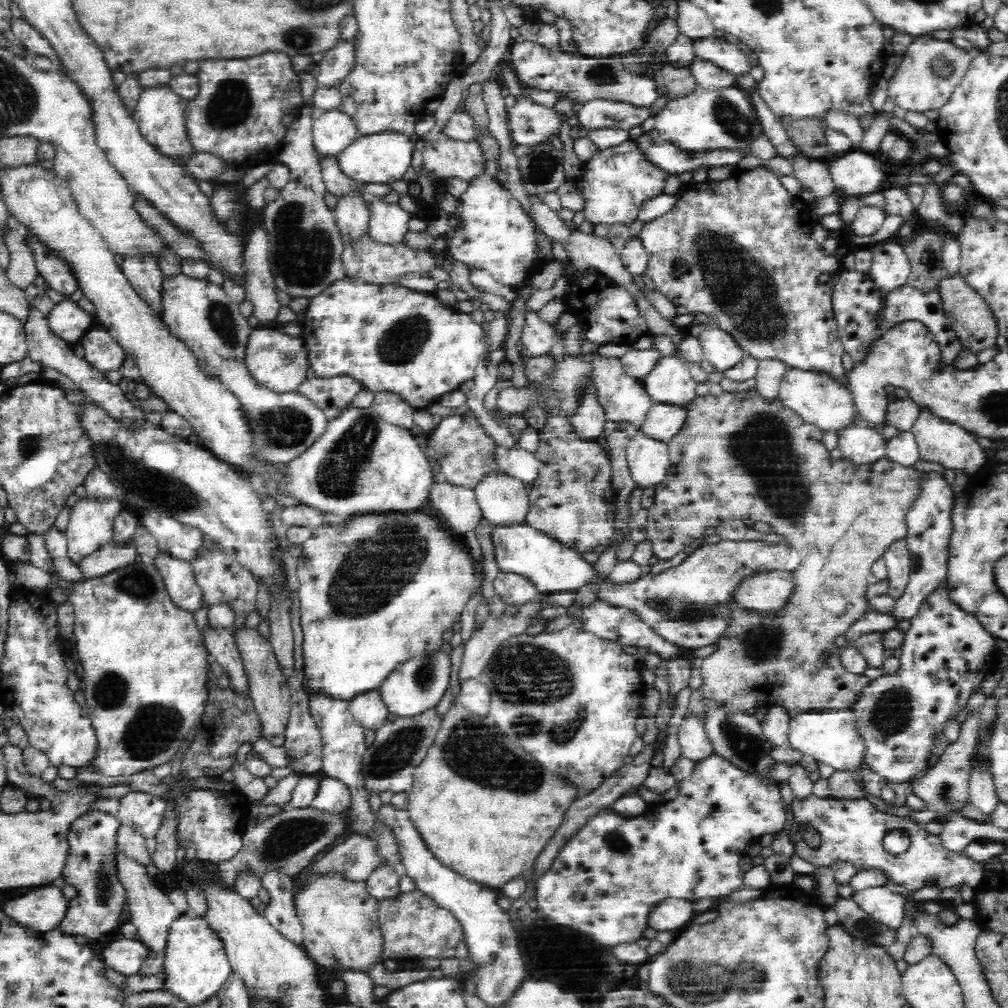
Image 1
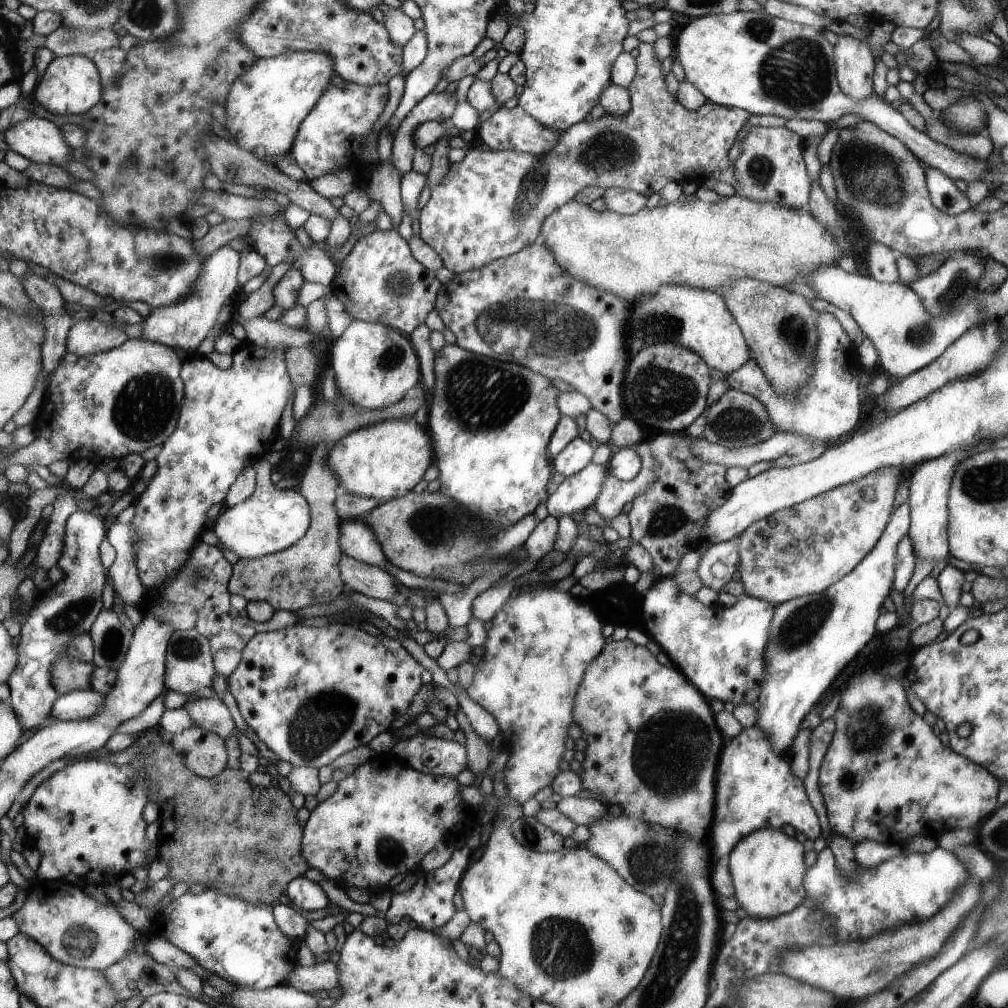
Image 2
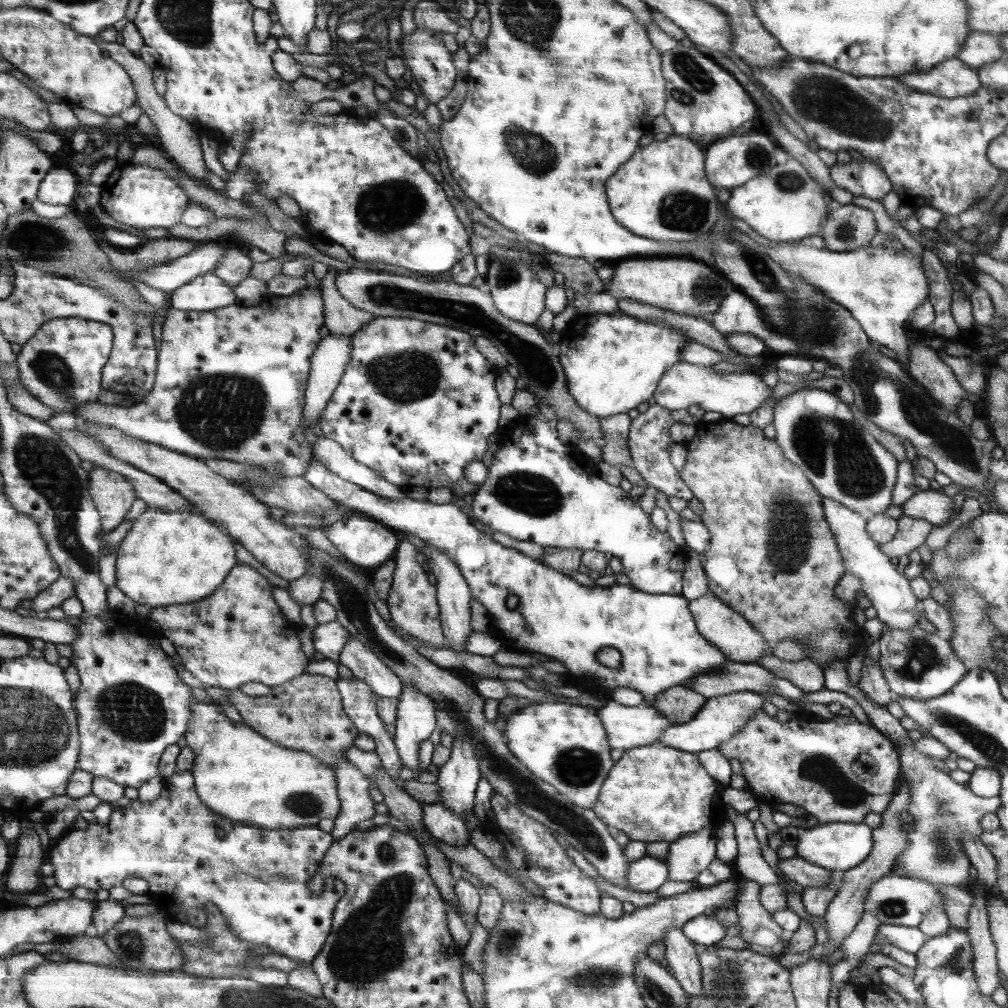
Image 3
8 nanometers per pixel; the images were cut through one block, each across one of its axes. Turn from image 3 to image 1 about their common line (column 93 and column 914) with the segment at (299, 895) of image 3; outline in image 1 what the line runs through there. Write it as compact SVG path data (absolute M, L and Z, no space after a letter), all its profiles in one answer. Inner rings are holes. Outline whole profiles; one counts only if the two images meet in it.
M810 795L802 800L794 796L794 802L789 807L794 814L790 840L794 842L795 854L818 868L830 867L834 860L842 860L850 862L857 872L882 871L888 880L910 891L921 888L944 889L958 884L967 884L974 889L984 880L986 870L982 862L971 859L965 851L948 852L940 837L931 835L923 825L908 817L896 817L879 811L868 799L840 800L832 796L818 798ZM806 827L812 827L820 834L820 847L812 848L805 843L803 830ZM892 830L902 830L908 835L910 844L906 852L892 854L884 848L883 838Z

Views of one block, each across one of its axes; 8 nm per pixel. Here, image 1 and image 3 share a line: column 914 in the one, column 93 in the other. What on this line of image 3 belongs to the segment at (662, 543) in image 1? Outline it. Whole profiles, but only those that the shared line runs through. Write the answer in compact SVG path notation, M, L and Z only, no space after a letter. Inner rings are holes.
M95 468L89 474L91 496L100 510L103 532L111 533L125 522L125 515L136 501L136 492L123 474Z

